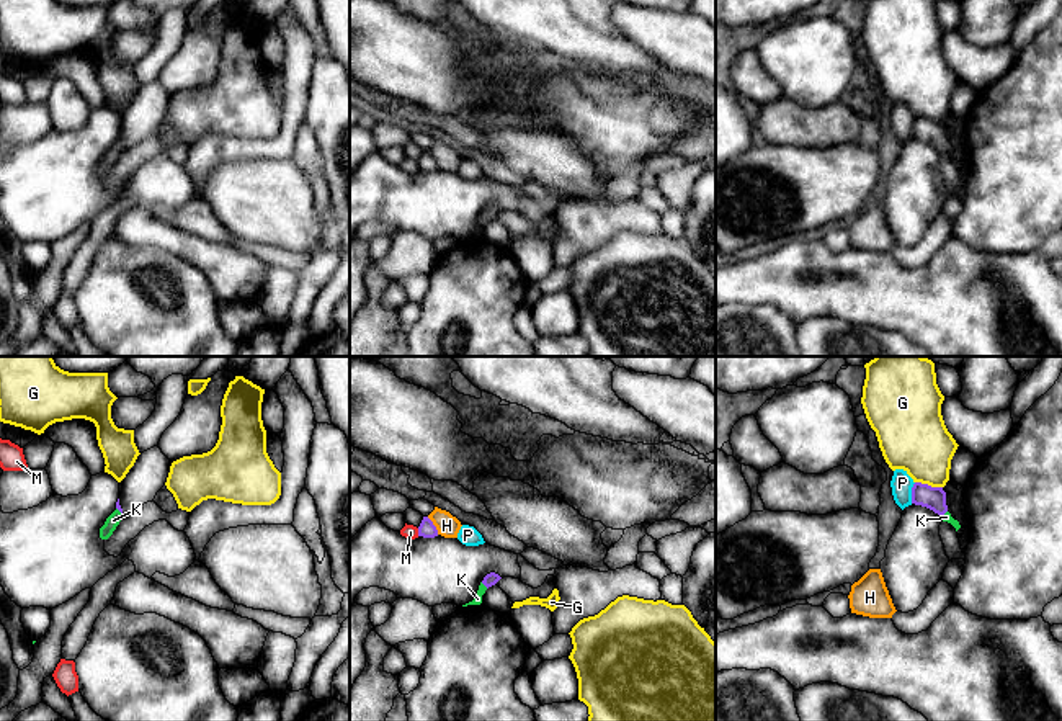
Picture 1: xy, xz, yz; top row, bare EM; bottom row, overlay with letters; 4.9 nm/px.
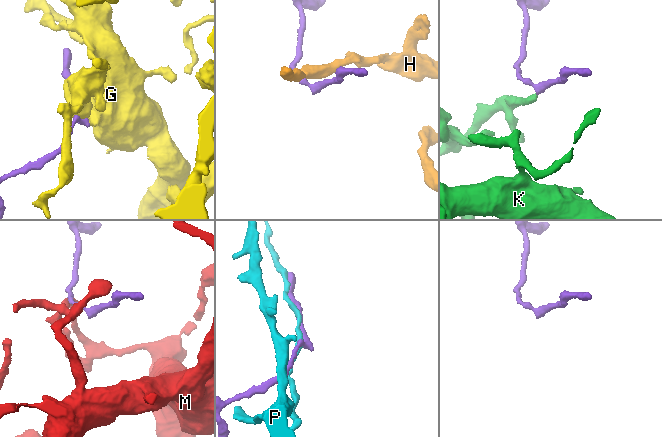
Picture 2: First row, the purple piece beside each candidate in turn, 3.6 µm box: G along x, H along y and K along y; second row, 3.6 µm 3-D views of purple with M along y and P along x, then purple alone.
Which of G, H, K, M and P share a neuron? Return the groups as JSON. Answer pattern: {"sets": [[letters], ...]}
{"sets": [["G"], ["H"], ["K"], ["M"], ["P"]]}

